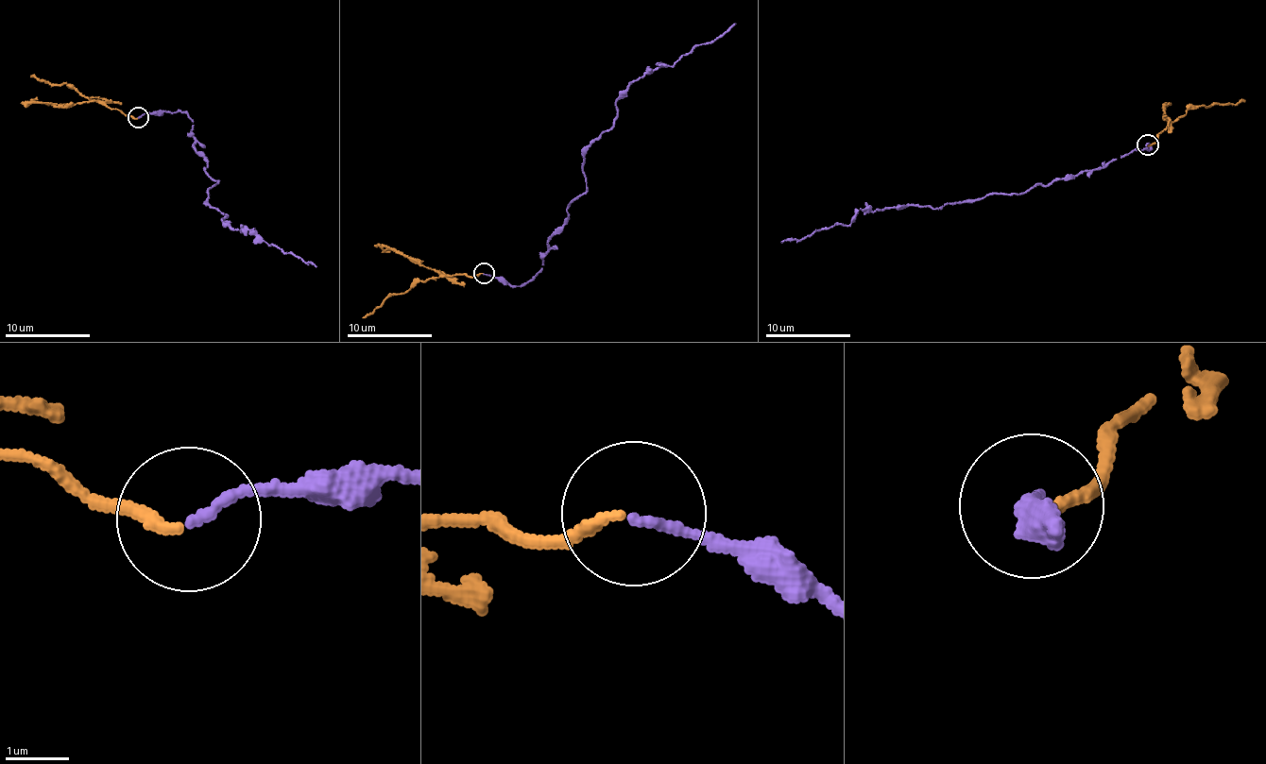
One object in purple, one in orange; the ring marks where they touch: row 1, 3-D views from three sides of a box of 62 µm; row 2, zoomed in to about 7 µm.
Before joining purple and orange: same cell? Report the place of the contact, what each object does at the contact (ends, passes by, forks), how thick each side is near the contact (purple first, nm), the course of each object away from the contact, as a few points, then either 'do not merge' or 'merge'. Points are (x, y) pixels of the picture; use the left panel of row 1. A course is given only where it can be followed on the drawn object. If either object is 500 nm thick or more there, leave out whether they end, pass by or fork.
(138, 117) | purple ends | orange ends | 150/170 nm | purple via (137, 116), (188, 114), (193, 146), (218, 181), (206, 202), (227, 216), (222, 222), (252, 230), (316, 266) | orange via (137, 118), (86, 99), (78, 90), (65, 83), (30, 77) | do not merge

